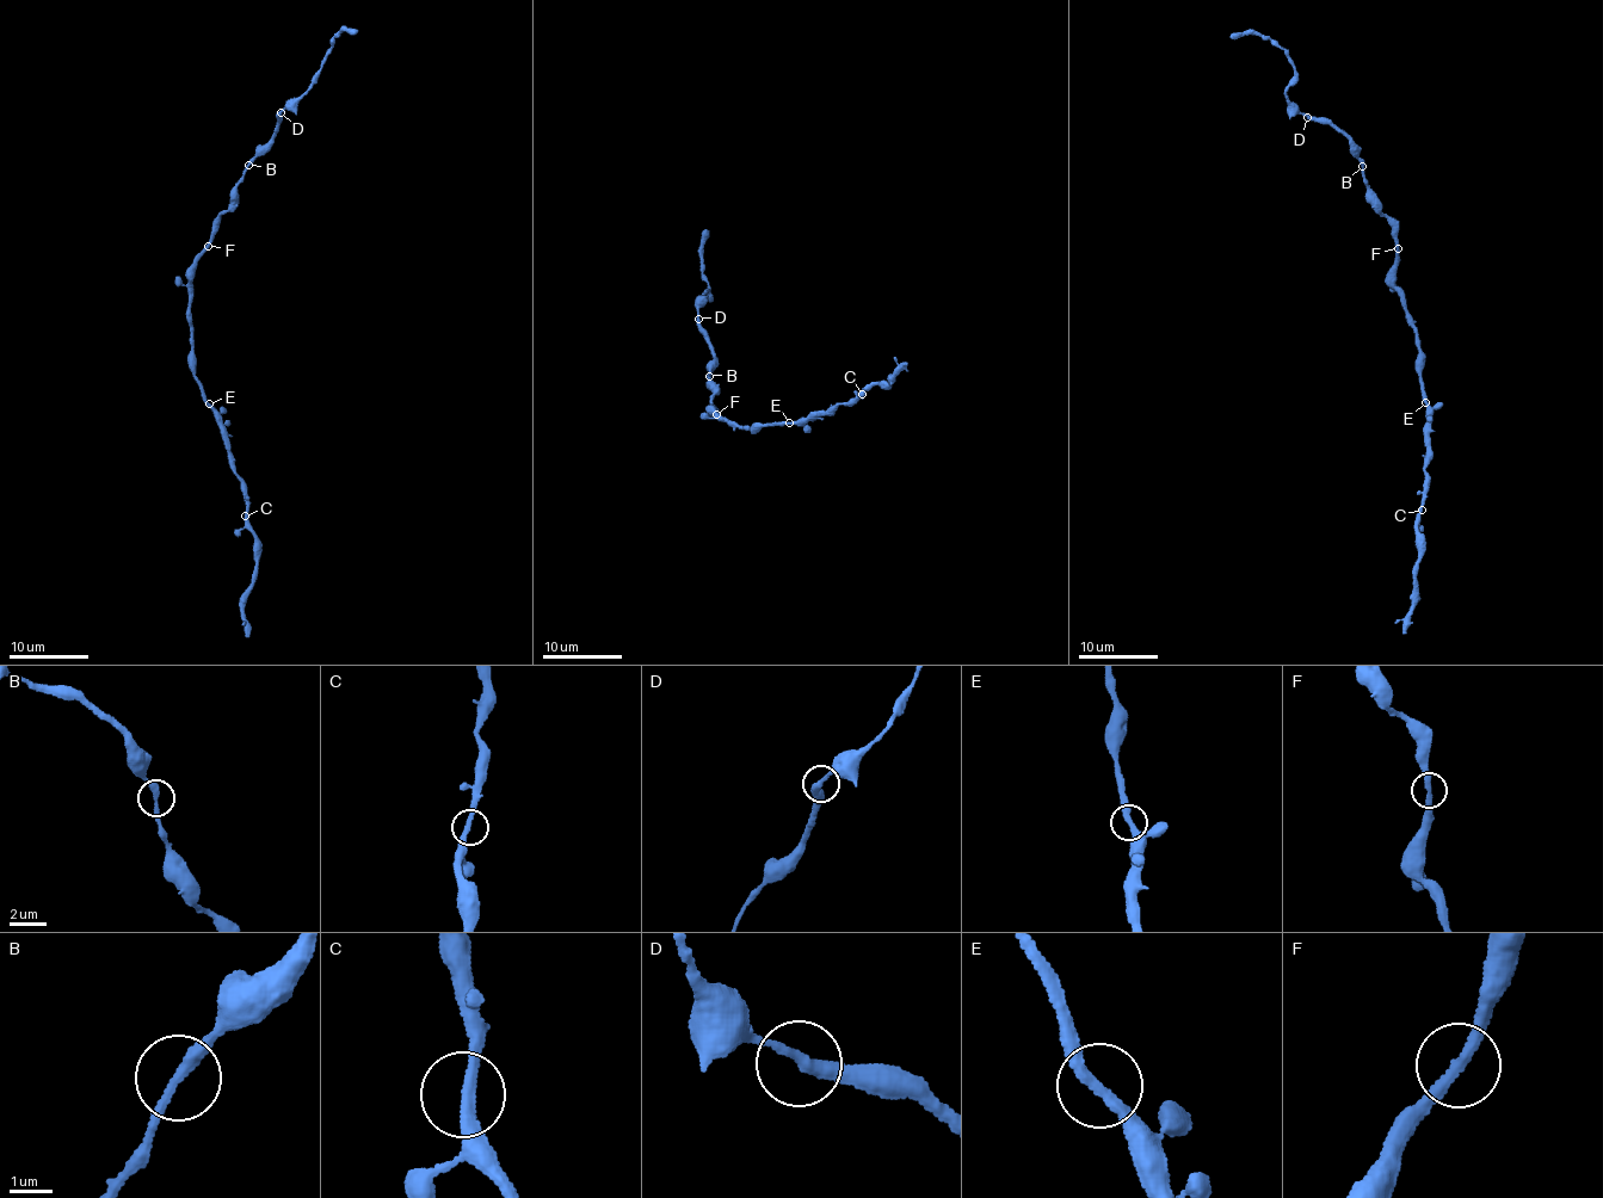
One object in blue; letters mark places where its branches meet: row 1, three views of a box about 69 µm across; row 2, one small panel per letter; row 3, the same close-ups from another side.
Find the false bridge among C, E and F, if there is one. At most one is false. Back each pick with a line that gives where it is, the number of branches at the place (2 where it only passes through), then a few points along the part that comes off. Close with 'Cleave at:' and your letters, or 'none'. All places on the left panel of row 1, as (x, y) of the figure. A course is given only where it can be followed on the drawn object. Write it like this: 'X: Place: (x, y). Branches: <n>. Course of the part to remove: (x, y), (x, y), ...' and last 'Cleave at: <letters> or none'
Cleave at: none

